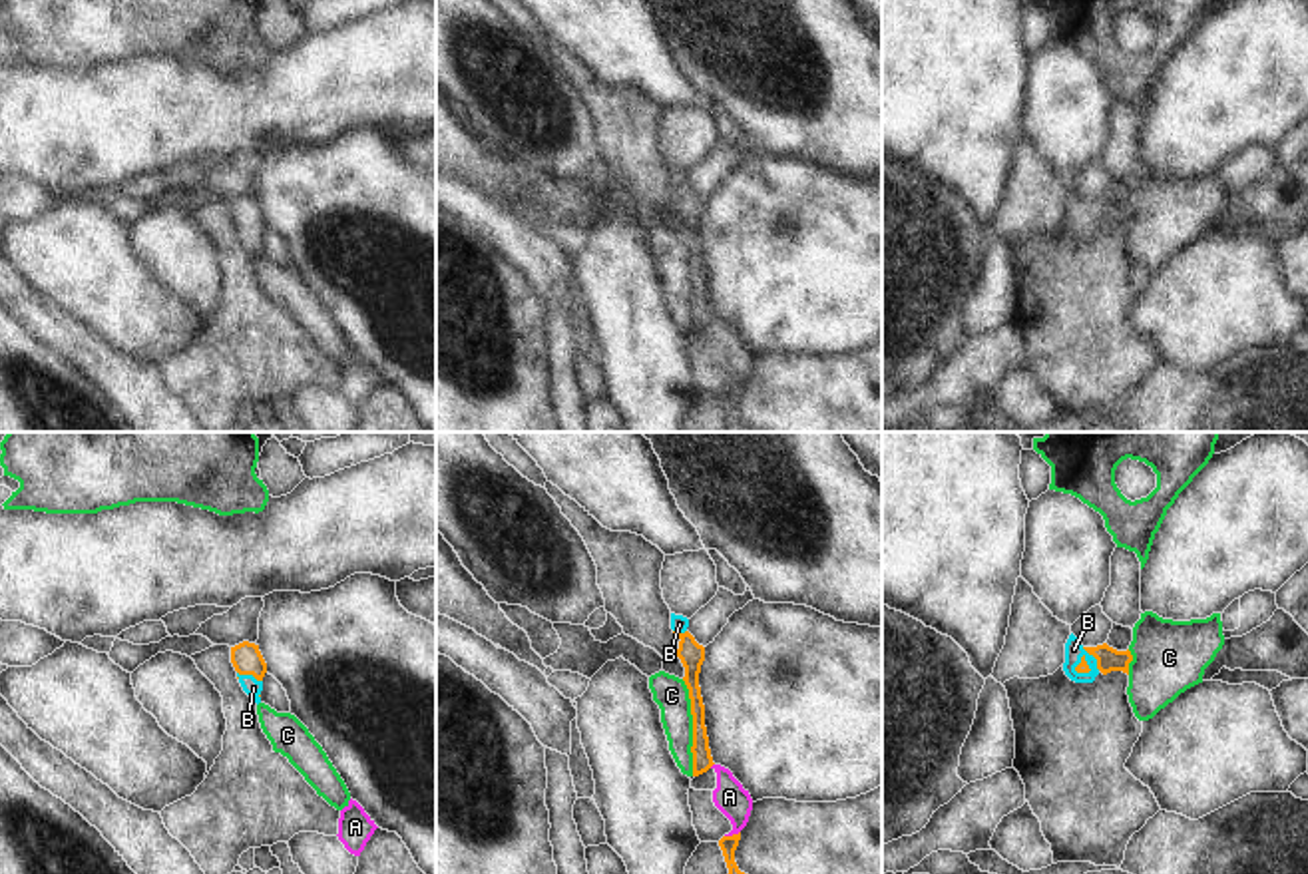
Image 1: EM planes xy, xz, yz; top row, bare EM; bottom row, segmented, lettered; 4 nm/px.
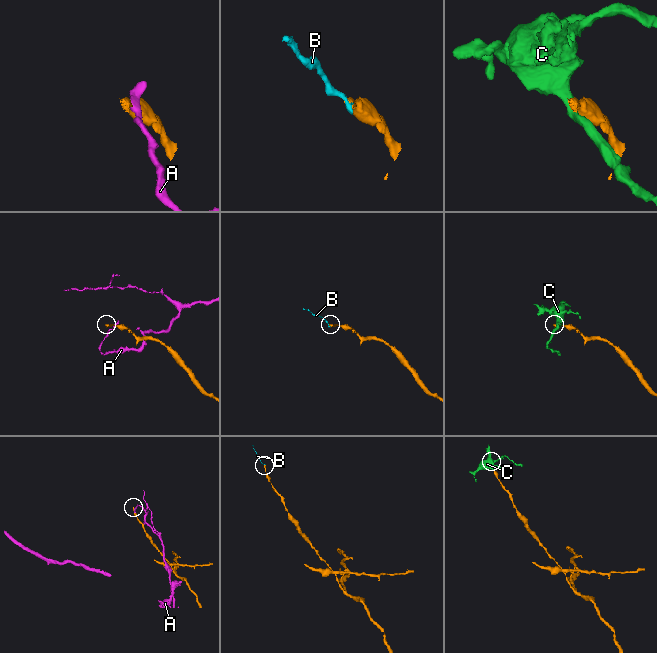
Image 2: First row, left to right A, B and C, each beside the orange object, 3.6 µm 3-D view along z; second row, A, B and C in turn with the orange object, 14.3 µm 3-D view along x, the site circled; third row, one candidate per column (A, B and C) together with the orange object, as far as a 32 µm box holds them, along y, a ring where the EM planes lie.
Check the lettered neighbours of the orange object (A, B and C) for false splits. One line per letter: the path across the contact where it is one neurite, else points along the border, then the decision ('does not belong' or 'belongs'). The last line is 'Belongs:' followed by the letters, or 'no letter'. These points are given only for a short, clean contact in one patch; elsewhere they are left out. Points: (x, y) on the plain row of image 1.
A: border xz (739, 385), (725, 391); does not belong
B: way xy (245, 212), (249, 227), (253, 241); belongs
C: does not belong
Belongs: B

